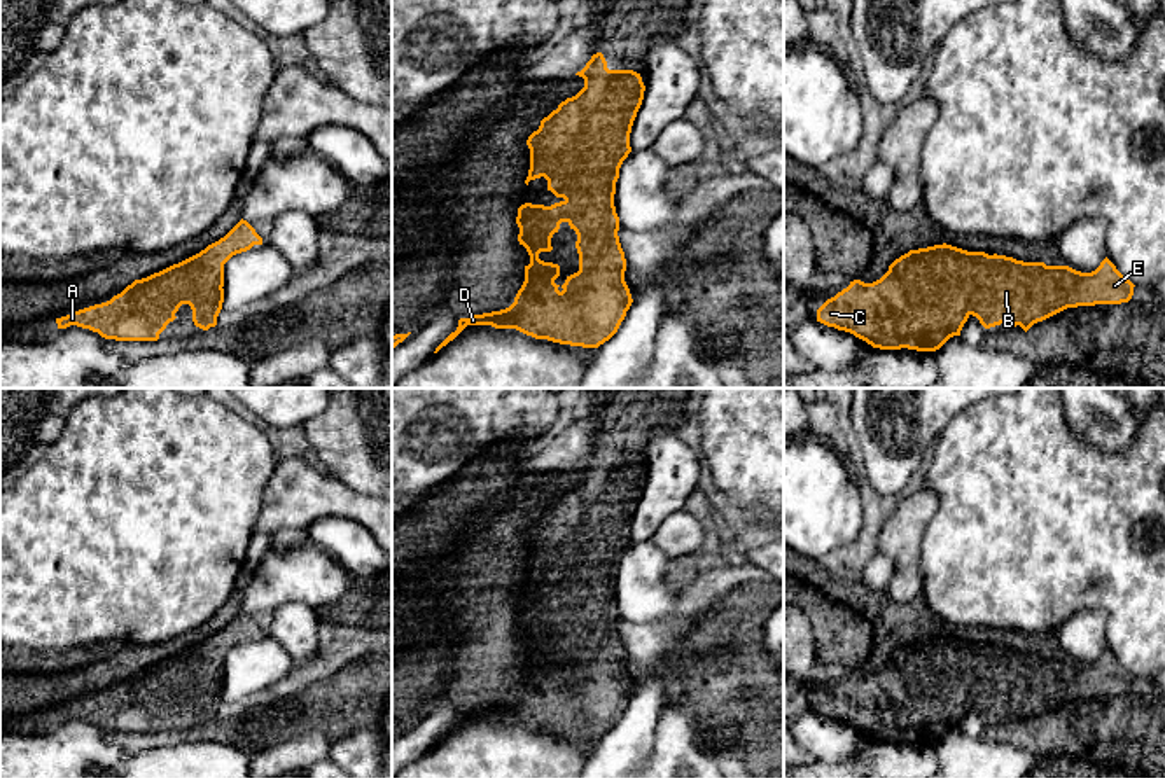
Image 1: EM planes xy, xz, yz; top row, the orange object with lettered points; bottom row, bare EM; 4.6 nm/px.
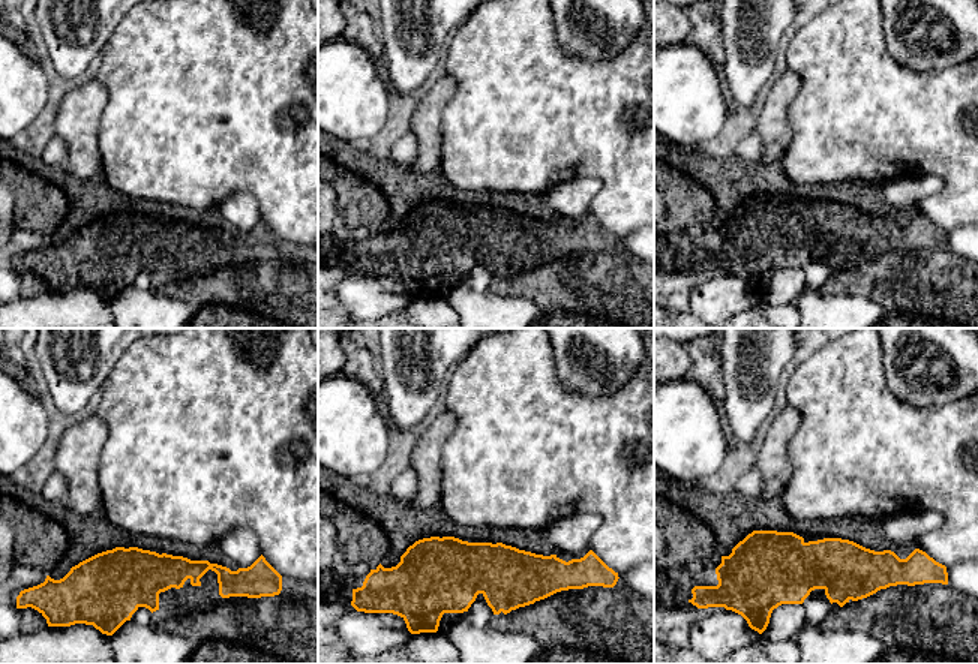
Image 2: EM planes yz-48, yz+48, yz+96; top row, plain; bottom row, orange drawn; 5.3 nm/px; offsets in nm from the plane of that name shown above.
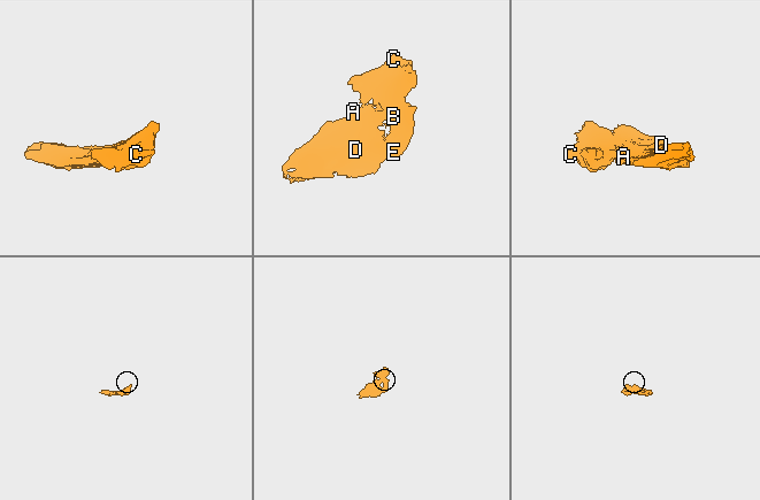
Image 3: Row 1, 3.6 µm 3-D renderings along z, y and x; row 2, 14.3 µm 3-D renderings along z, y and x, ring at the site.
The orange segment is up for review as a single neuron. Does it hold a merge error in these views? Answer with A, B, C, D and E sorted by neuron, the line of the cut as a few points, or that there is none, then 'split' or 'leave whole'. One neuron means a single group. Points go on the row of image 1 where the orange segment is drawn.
groups A B C D E; cut none; leave whole

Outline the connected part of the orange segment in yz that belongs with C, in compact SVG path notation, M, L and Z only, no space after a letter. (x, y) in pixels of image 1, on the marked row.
M943 243L910 250L873 283L850 281L817 309L817 322L850 332L873 348L936 351L950 337L960 336L971 315L985 329L1006 323L1027 332L1034 323L1067 308L1128 302L1134 287L1107 257L1095 271L1081 273L1069 266L1023 262Z

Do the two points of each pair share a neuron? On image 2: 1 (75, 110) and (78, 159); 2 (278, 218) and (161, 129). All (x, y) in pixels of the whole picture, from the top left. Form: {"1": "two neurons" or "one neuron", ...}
{"1": "one neuron", "2": "one neuron"}

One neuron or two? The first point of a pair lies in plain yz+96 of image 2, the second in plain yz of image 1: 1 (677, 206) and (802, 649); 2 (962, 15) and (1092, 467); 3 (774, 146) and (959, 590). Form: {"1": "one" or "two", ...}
{"1": "two", "2": "two", "3": "two"}

